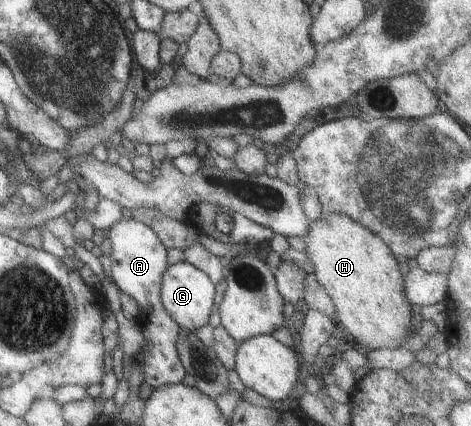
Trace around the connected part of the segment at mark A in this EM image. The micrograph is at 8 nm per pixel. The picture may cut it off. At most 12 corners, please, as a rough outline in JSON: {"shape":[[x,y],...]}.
{"shape":[[123,216],[102,233],[111,283],[140,309],[143,382],[186,374],[159,299],[165,247]]}

